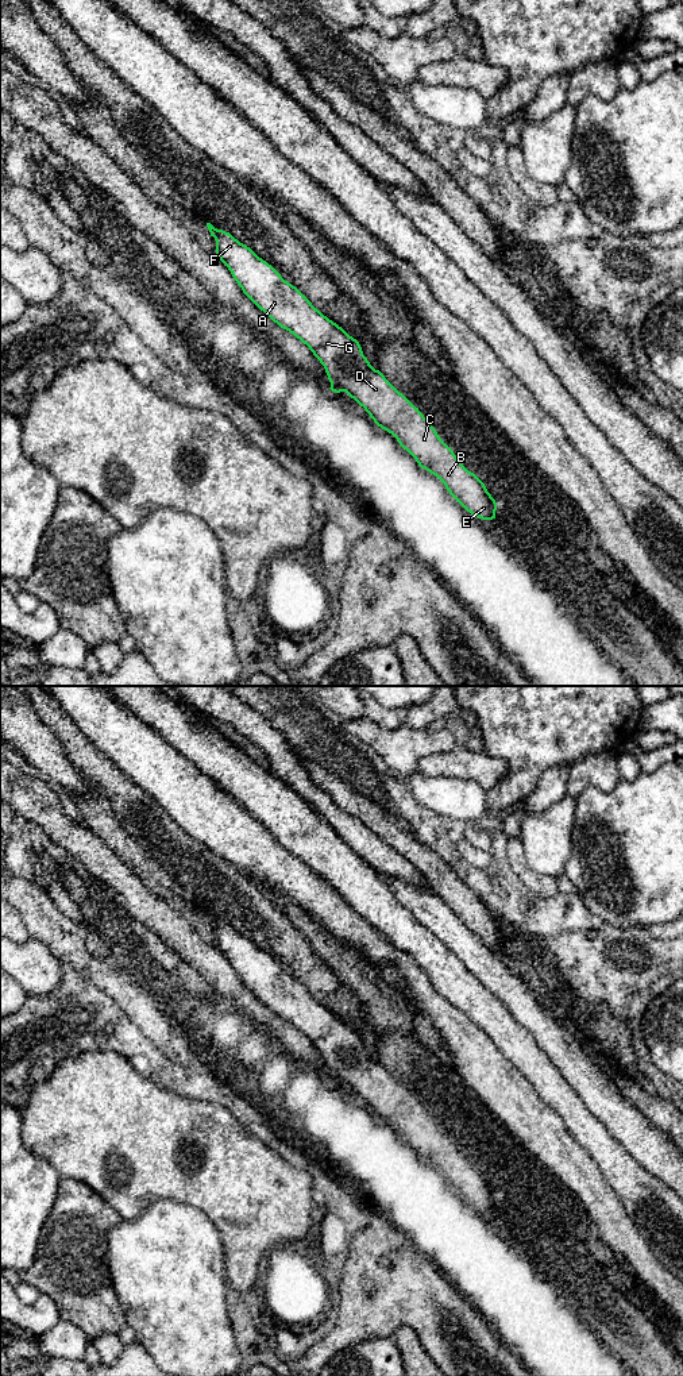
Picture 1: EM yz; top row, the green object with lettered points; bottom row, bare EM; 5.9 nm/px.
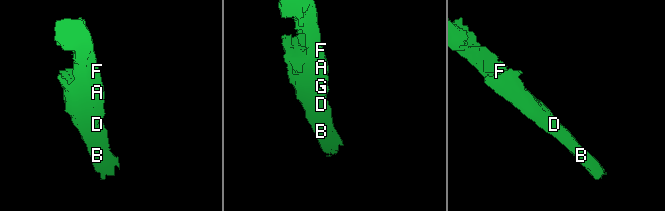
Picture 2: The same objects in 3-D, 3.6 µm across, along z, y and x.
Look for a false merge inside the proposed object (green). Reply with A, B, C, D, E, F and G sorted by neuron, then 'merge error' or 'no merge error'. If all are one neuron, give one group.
groups A B C D E F G; no merge error

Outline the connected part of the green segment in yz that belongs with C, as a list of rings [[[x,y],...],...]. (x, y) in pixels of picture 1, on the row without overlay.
[[[207,914],[207,918],[216,932],[216,947],[228,959],[243,984],[274,1014],[309,1038],[325,1060],[331,1074],[329,1080],[335,1084],[346,1083],[363,1098],[374,1114],[391,1125],[421,1160],[436,1167],[467,1203],[482,1211],[495,1210],[497,1194],[485,1175],[462,1156],[418,1099],[370,1056],[359,1033],[316,1001],[296,978],[285,972],[271,956],[259,949],[250,938],[240,934],[229,924],[215,920],[211,914]]]

